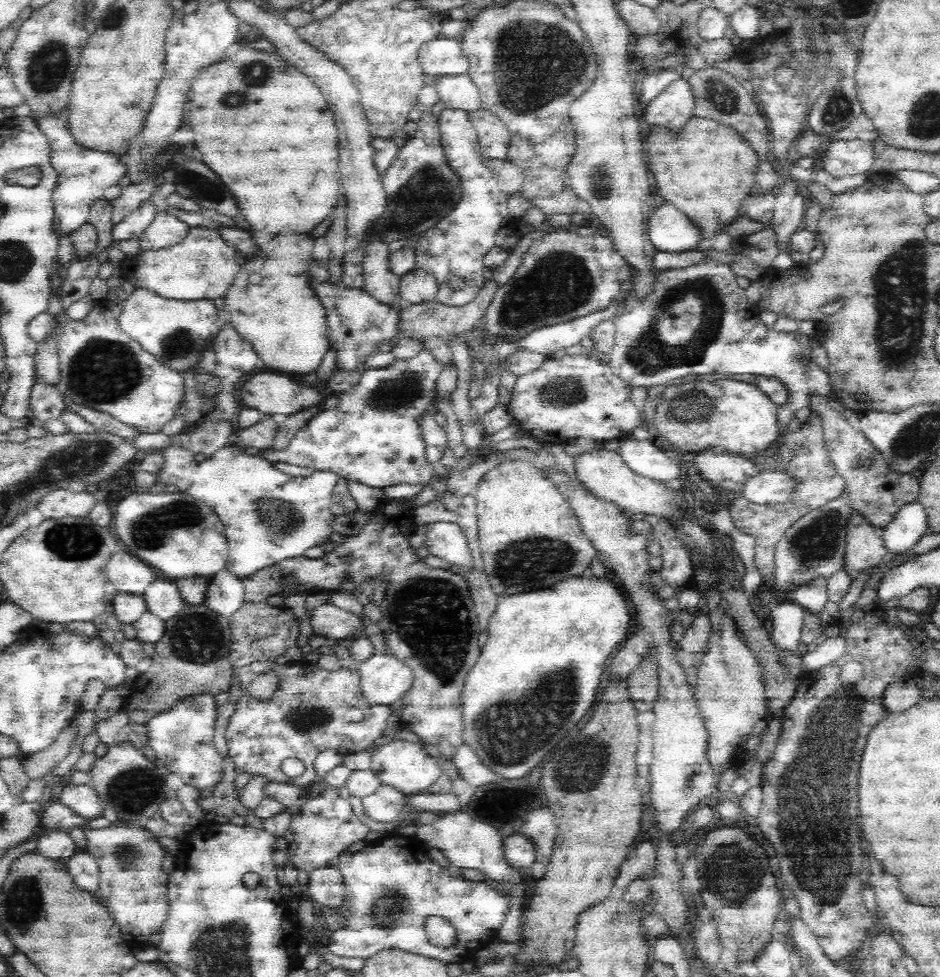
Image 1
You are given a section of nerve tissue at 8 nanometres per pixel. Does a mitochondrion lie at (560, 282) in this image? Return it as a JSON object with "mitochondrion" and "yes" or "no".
{"mitochondrion":"yes"}

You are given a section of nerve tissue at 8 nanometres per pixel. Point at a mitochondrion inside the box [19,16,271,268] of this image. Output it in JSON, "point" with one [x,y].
{"point":[48,67]}

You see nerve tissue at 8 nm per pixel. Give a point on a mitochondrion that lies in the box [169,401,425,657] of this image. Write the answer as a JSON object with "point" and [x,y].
{"point":[276,517]}

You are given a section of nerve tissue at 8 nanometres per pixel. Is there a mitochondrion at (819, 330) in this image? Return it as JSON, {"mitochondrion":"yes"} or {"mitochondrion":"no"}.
{"mitochondrion":"no"}

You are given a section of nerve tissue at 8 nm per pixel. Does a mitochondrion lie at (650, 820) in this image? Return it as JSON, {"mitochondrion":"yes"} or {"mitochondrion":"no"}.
{"mitochondrion":"no"}

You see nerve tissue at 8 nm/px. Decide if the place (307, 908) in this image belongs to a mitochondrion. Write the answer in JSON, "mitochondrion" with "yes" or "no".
{"mitochondrion":"no"}

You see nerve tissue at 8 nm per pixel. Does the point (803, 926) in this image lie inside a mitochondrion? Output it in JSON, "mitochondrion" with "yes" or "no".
{"mitochondrion":"no"}

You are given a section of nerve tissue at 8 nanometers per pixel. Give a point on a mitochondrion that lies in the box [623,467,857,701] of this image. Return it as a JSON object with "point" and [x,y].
{"point":[817,541]}

